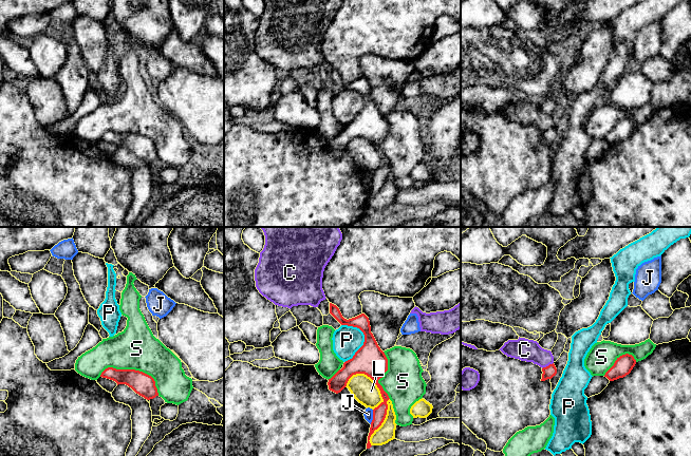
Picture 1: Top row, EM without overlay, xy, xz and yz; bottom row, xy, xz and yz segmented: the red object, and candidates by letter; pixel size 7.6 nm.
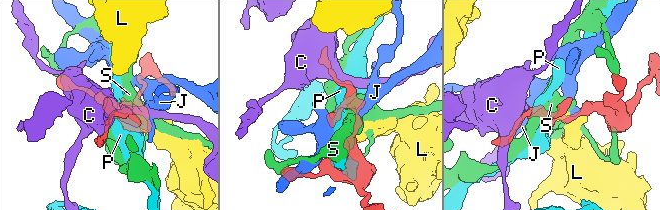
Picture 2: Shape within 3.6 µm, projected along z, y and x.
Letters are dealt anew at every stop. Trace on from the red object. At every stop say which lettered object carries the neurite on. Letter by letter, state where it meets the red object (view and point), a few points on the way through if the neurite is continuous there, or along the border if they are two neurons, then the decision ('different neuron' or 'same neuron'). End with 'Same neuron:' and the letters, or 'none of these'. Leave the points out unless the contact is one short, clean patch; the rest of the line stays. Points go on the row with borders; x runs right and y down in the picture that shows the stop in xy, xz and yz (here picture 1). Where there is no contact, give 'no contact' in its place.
C: meets red in yz at (548, 365); border along yz (553, 362), (542, 368); different neuron
J: meets red in xz at (373, 417); border along xz (373, 410), (373, 419), (370, 423); different neuron
L: meets red in xz at (376, 384); different neuron
P: meets red in xz at (365, 338); different neuron
S: meets red in xy at (134, 369); different neuron
Same neuron: none of these

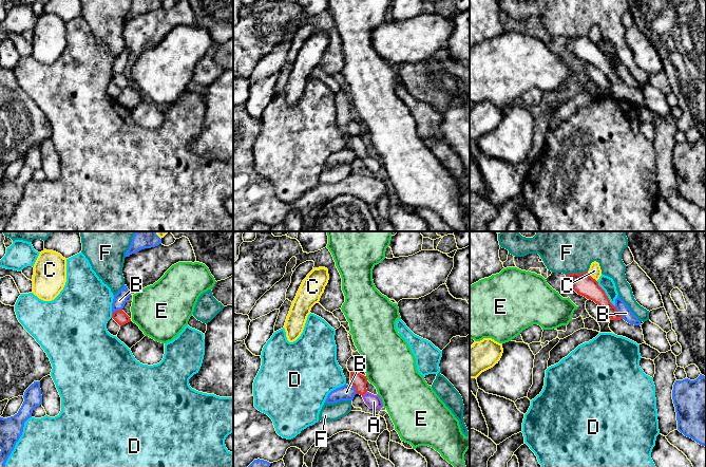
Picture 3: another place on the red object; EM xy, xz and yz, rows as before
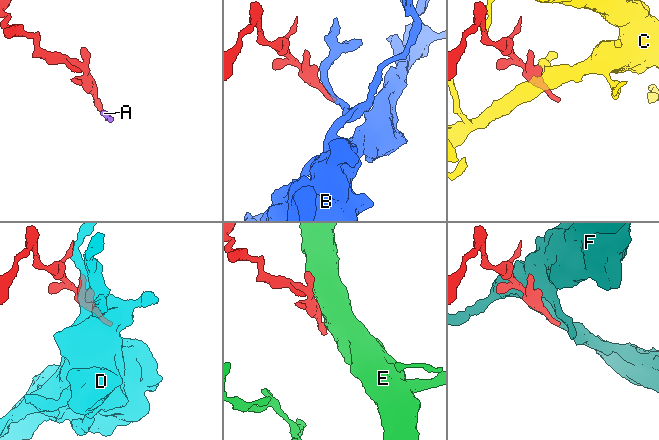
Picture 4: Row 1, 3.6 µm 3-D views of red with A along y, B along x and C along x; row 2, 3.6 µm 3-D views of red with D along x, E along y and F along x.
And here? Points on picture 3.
A: meets red in xz at (364, 393); runs through xz (359, 381), (360, 388), (364, 393), (374, 402); same neuron
B: meets red in yz at (618, 313); border along yz (614, 306), (623, 318); different neuron
C: meets red in yz at (591, 277); border along yz (587, 272), (596, 281); different neuron
D: meets red in yz at (605, 294); different neuron
E: meets red in xz at (366, 378); border along xz (365, 376), (367, 379); different neuron
F: meets red in yz at (575, 273); different neuron
Same neuron: A

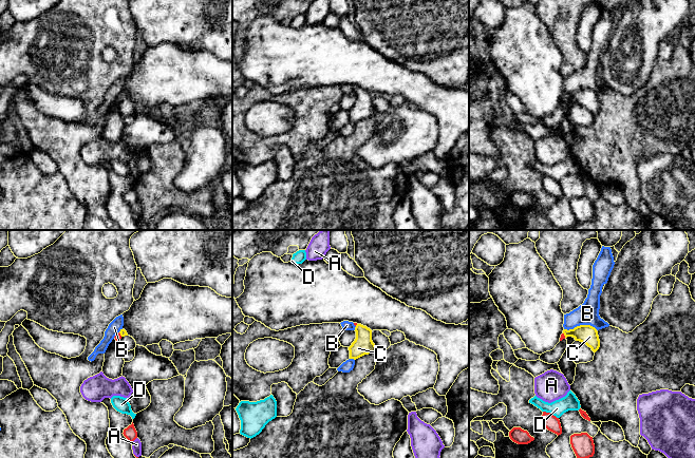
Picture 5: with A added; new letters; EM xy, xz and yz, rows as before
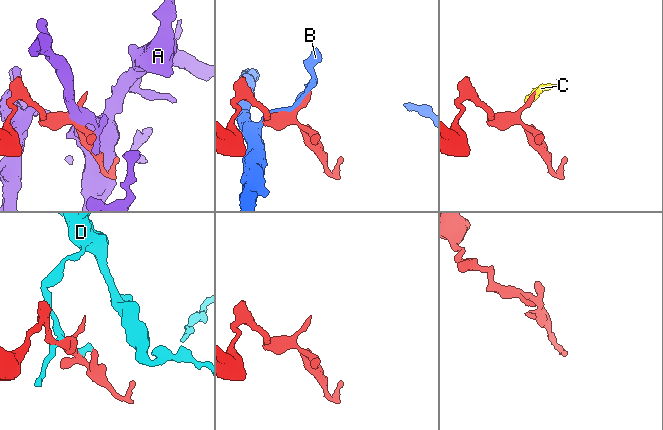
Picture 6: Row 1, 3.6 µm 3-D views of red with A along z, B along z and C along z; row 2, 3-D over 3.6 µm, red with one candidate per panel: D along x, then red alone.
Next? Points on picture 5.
A: meets red in xy at (134, 439); different neuron
B: meets red in xy at (116, 335); different neuron
C: meets red in yz at (563, 335); runs through yz (562, 336), (563, 335), (585, 334); same neuron
D: meets red in yz at (549, 413); different neuron
Same neuron: C

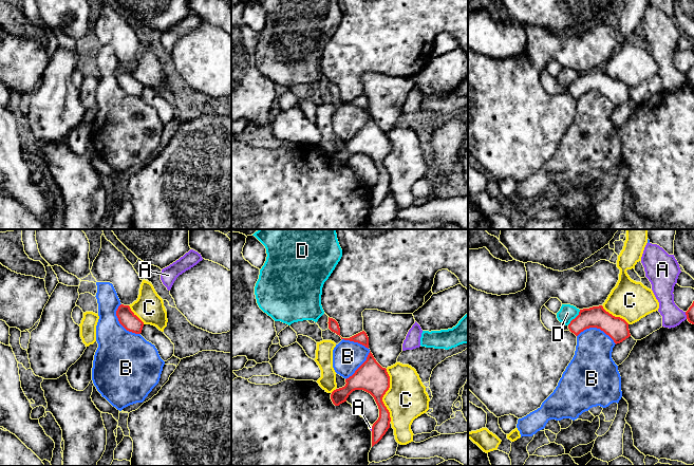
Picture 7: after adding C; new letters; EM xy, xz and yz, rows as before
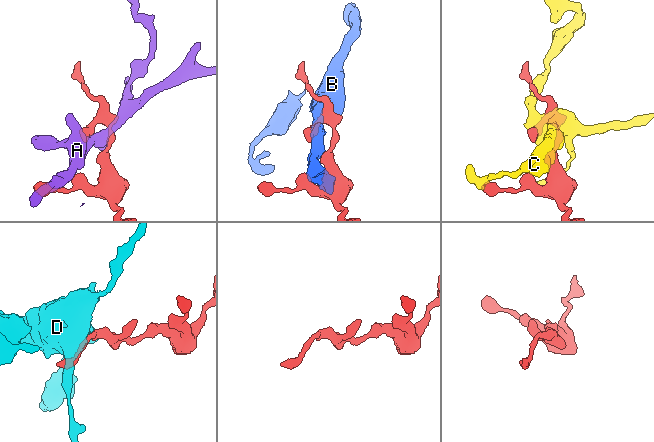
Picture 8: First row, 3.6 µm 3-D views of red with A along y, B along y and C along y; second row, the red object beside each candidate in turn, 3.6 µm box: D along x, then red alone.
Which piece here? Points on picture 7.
A: meets red in yz at (686, 314); border along yz (685, 312), (687, 318); different neuron
B: meets red in yz at (597, 328); different neuron
C: meets red in xz at (383, 394); different neuron
D: meets red in yz at (576, 317); border along yz (580, 310), (567, 324); different neuron
Same neuron: none of these

